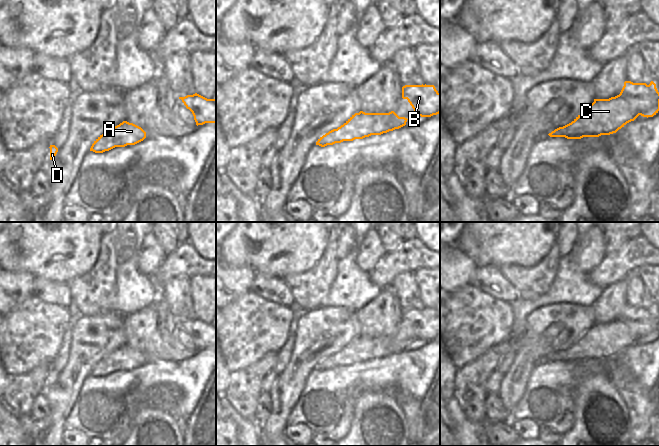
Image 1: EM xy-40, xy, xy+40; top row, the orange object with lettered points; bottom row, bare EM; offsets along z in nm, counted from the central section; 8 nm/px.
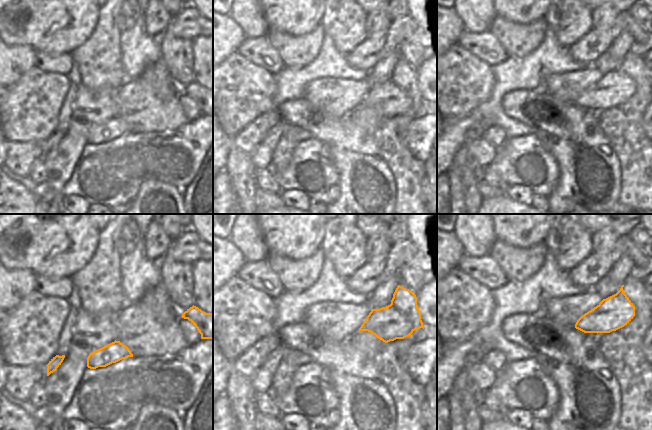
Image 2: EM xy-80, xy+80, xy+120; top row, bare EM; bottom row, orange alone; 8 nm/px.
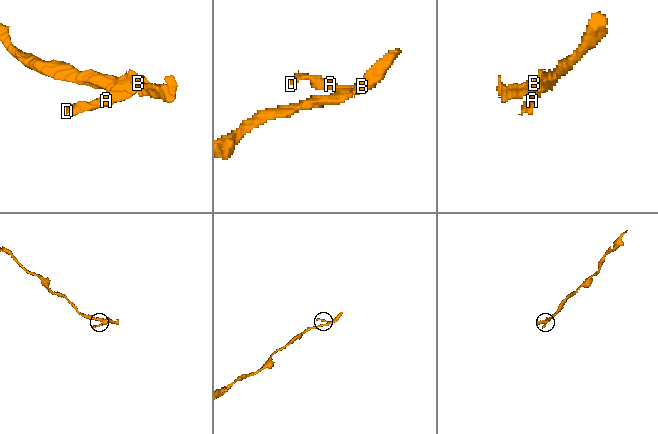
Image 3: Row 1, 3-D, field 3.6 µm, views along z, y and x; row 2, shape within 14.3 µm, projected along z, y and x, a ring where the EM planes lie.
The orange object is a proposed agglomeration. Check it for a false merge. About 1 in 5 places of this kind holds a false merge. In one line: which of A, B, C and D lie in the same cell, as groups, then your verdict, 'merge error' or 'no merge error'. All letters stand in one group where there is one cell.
groups A B C D; no merge error

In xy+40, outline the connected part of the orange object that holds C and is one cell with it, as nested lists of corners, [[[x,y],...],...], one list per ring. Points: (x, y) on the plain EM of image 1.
[[[625,305],[619,319],[609,323],[594,323],[571,347],[548,359],[567,363],[610,359],[639,339],[653,341],[658,335],[659,316],[653,305],[649,309]]]

